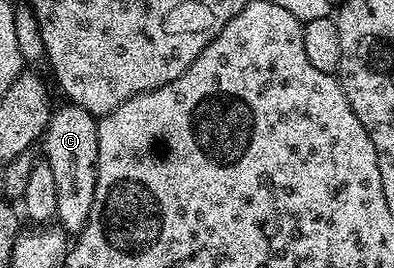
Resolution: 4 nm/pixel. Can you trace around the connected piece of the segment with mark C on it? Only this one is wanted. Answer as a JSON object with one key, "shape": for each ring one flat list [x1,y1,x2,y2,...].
{"shape":[[63,105,51,111,48,126,42,135,43,157,50,164,50,172,54,172,54,189,58,192,55,221,59,229,75,236,86,224,90,204,94,200,98,160,97,119,81,106]]}

